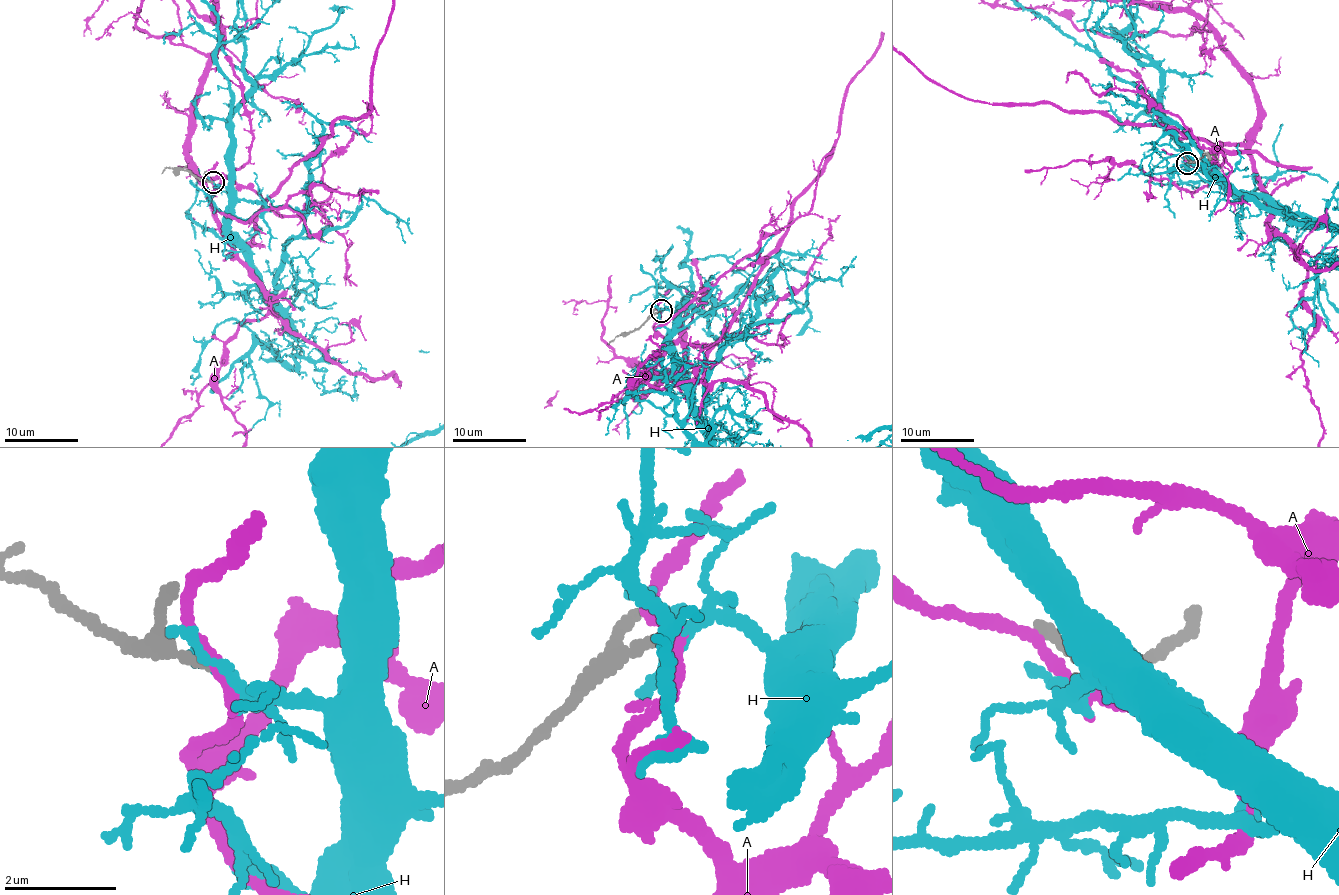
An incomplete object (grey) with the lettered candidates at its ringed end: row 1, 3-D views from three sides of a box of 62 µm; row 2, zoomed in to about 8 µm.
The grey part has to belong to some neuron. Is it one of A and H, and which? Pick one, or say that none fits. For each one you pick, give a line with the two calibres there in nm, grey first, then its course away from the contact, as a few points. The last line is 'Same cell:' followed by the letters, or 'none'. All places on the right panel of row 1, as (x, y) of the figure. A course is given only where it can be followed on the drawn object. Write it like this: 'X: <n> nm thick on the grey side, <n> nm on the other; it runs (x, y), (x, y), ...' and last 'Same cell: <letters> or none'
Same cell: none

